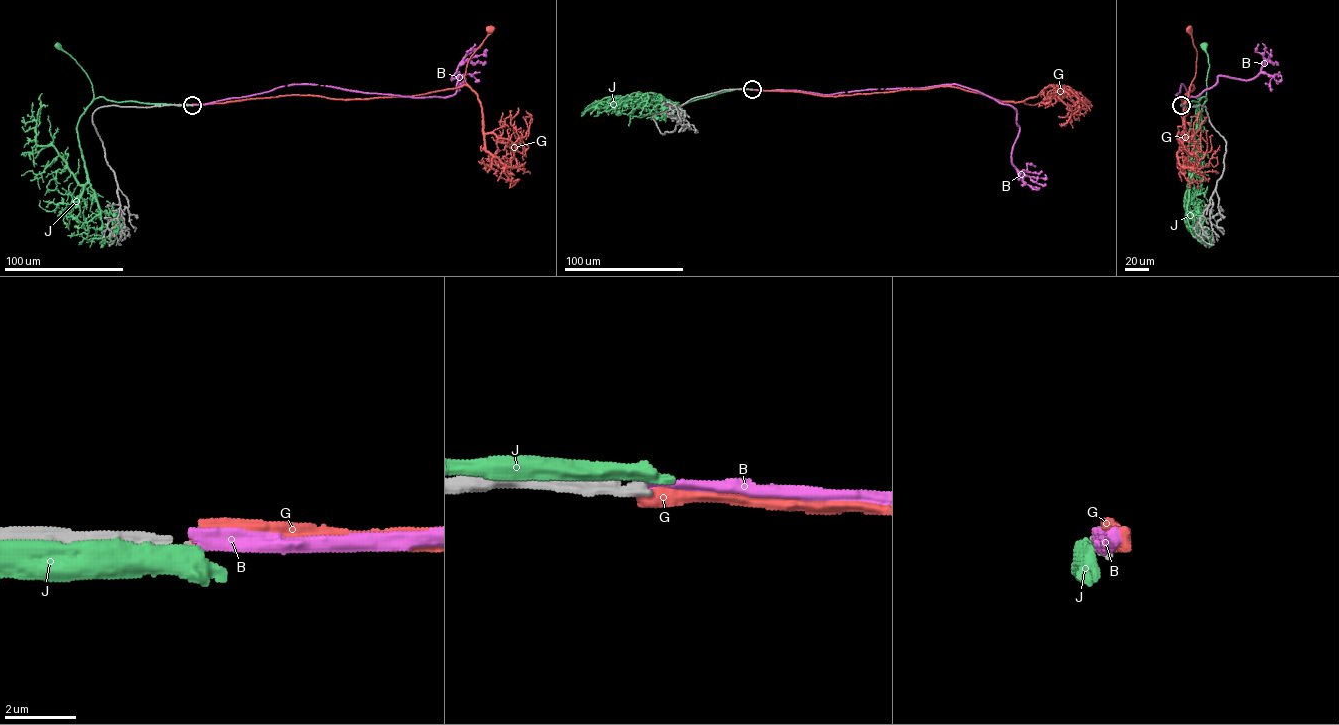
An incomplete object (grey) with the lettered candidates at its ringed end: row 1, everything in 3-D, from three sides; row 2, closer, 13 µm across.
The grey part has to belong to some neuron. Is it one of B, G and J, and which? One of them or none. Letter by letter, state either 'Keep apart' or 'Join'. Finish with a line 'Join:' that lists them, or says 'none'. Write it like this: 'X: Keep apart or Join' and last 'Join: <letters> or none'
B: Keep apart
G: Keep apart
J: Keep apart
Join: none

